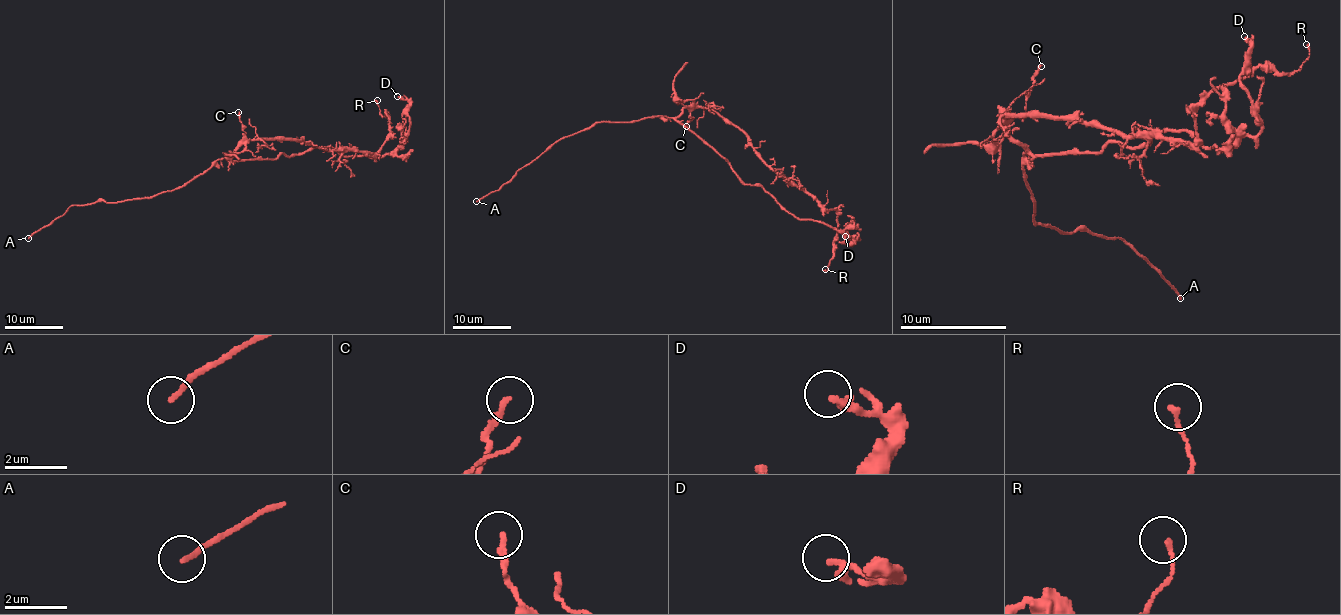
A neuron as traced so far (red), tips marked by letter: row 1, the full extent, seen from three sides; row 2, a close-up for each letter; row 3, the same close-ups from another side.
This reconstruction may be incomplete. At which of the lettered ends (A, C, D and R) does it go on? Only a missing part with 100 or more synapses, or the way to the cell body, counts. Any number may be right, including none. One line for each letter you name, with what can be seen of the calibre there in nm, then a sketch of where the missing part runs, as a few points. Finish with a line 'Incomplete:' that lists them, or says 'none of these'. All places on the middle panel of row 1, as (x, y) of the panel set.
A: 150 nm
Incomplete: A

